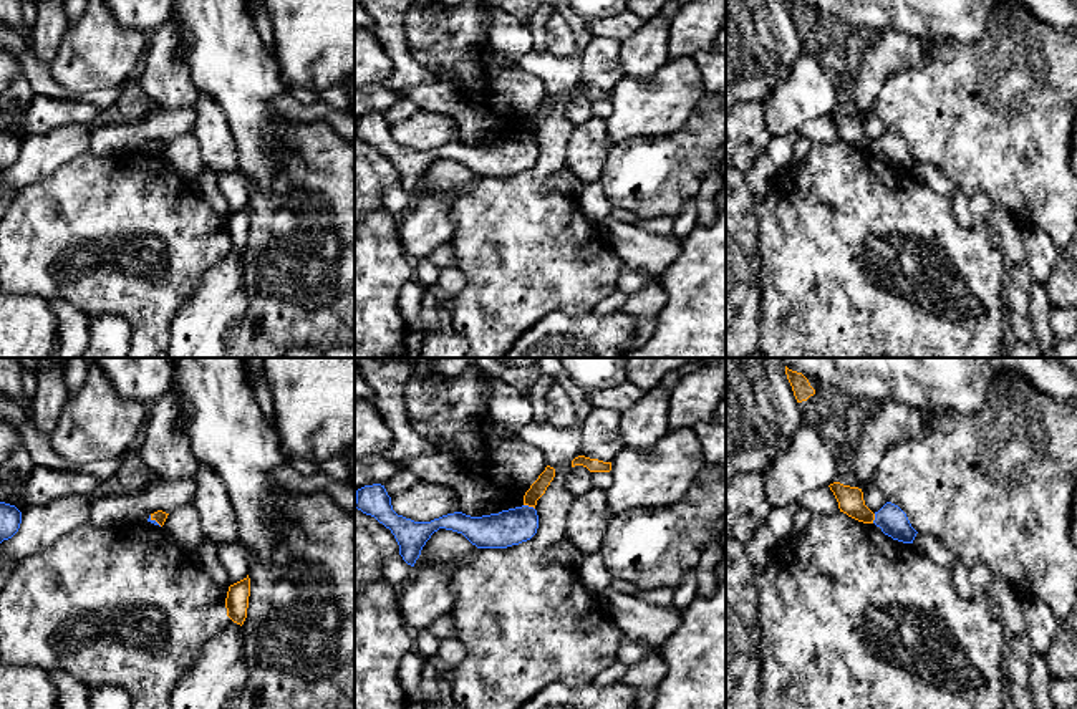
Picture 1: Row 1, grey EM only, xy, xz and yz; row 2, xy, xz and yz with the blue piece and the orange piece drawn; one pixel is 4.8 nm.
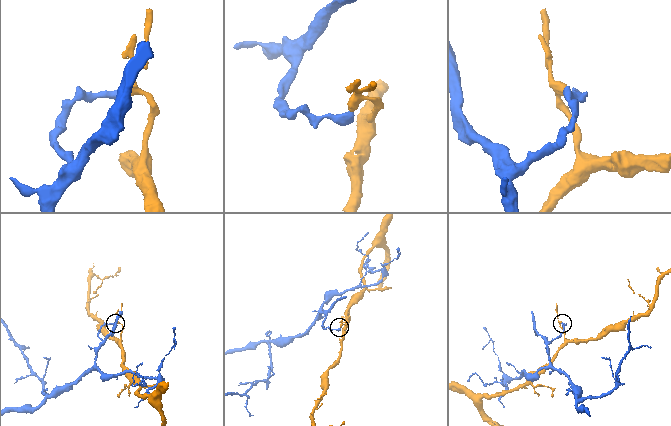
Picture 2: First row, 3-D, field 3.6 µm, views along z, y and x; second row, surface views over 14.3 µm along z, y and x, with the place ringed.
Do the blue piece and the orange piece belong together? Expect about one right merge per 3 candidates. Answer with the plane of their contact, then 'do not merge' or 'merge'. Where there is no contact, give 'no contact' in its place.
contact in xz; do not merge

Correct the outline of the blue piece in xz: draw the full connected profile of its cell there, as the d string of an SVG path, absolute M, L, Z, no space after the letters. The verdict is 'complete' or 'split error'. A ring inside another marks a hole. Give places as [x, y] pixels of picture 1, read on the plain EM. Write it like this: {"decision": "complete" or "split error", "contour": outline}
{"decision": "complete", "contour": "M381 113L358 118L355 136L391 159L399 174L399 184L411 195L414 195L426 171L439 157L462 162L477 177L519 174L530 169L538 157L537 139L529 134L482 146L454 141L431 151L414 151L393 139L391 126Z"}

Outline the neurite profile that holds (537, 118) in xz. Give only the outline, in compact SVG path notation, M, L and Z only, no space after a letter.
M547 94L545 99L538 104L538 108L530 114L530 118L524 124L524 134L534 136L537 129L545 123L547 116L555 106L555 98Z

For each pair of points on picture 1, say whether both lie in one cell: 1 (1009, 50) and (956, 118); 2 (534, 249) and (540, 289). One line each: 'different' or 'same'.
1: same
2: same

